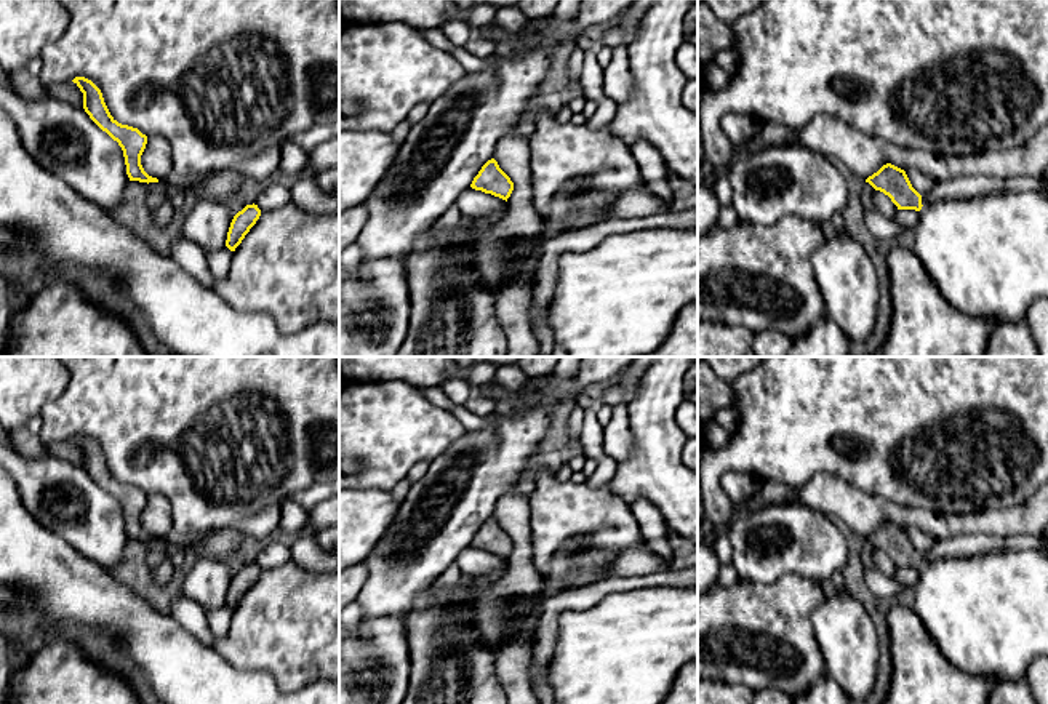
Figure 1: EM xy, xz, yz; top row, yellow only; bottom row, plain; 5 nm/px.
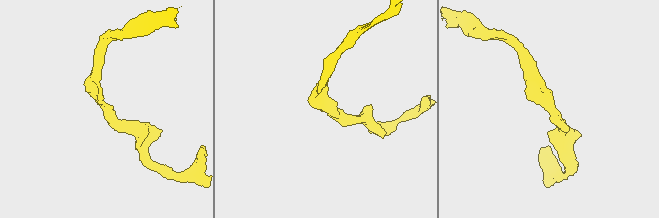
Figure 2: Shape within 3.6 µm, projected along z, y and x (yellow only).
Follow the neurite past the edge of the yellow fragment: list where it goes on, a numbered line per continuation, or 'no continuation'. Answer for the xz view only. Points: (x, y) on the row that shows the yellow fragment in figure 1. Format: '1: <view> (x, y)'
no continuation

